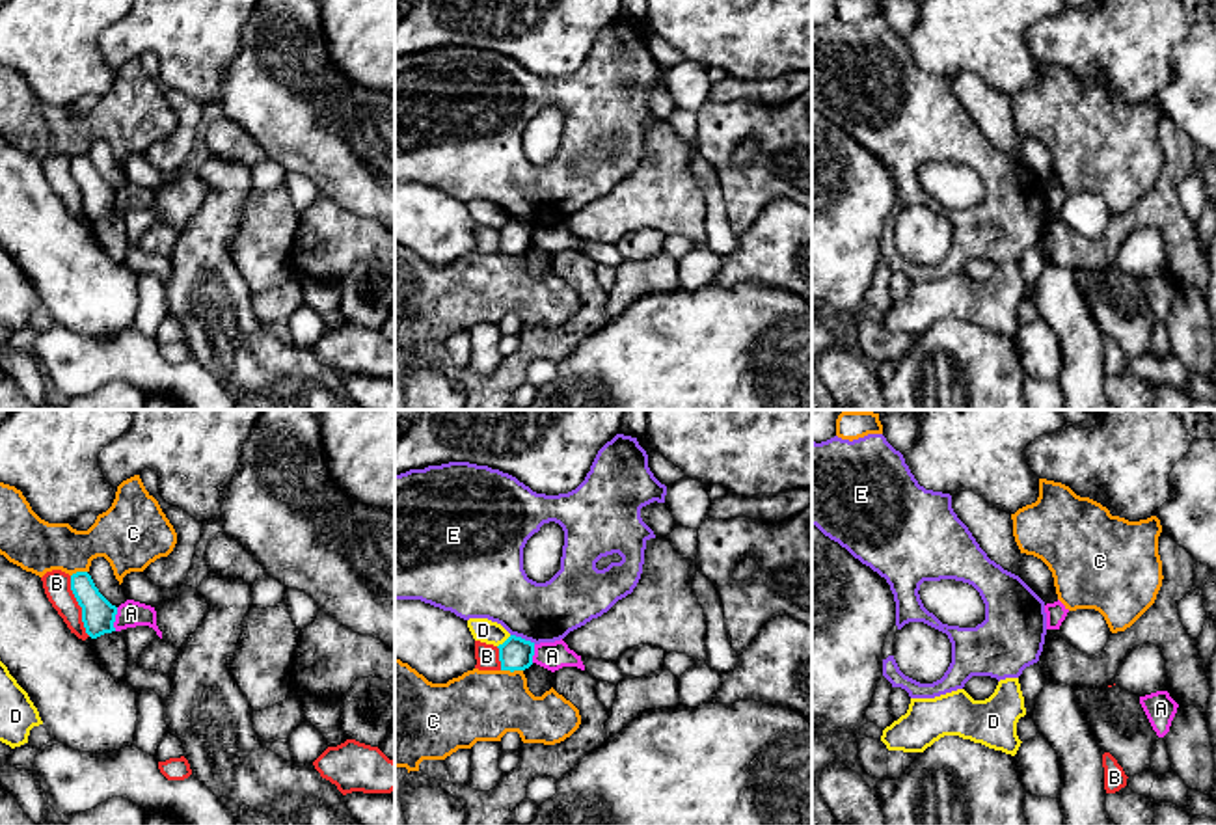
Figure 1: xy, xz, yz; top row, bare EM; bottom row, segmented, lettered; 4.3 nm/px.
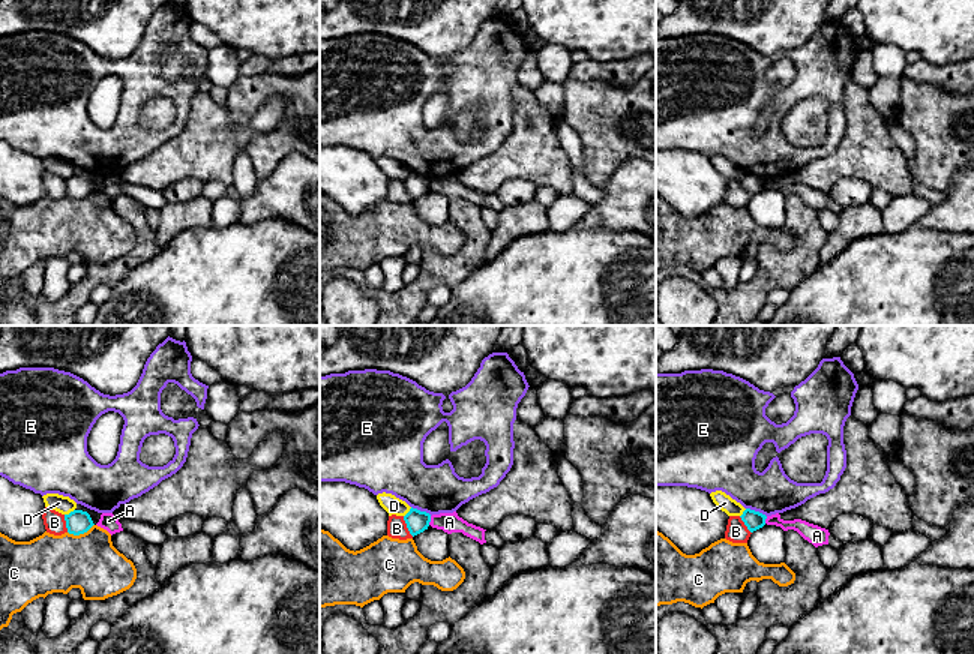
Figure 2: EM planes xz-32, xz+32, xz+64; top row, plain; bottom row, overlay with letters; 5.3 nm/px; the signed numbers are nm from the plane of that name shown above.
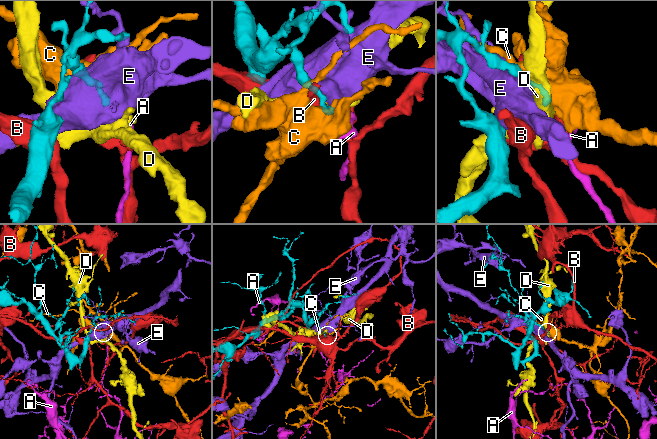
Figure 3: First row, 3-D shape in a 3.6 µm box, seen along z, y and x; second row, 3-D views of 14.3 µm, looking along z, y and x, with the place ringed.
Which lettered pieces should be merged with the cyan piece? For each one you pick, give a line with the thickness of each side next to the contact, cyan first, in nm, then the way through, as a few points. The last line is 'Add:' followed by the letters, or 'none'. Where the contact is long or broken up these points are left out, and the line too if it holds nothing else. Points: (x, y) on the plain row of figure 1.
Add: none

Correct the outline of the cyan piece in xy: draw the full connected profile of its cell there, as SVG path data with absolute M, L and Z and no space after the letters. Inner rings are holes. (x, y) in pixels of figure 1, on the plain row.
M88 155L71 158L71 173L82 190L82 205L91 222L115 214L117 190L99 175Z

